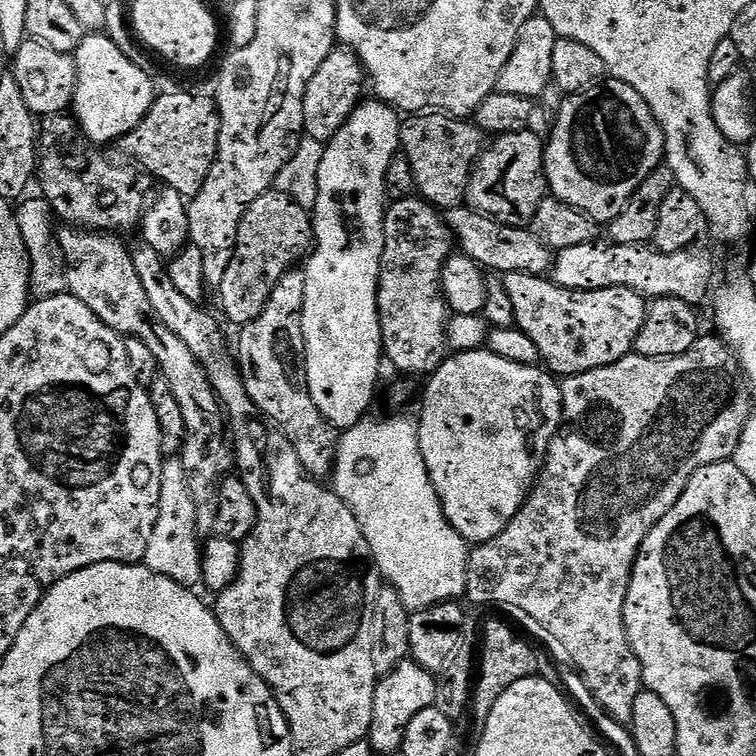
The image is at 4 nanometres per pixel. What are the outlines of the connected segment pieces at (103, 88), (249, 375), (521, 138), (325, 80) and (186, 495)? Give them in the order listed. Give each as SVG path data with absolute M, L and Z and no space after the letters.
M88 34L74 53L76 61L76 89L72 99L71 111L85 141L96 146L108 146L111 140L123 141L146 118L152 108L152 101L158 95L158 89L152 80L105 34Z
M300 270L287 272L278 286L274 286L266 302L266 310L262 310L254 322L239 329L238 367L246 394L250 394L260 415L279 428L290 446L294 446L294 454L298 454L298 462L302 462L309 476L324 482L336 467L338 429L324 417L318 406L314 406L314 398L308 389L302 330L305 290L306 278Z
M532 130L511 132L505 136L495 137L480 153L472 168L472 177L468 183L467 203L476 211L489 216L491 220L497 220L515 228L531 225L532 220L538 214L538 206L542 206L542 202L550 192L548 179L544 173L544 146L545 141L539 140Z
M337 46L332 53L318 66L314 78L306 86L306 94L302 102L304 115L304 136L327 142L348 121L350 114L362 103L366 84L366 69L359 56L351 48Z
M180 474L169 475L162 482L158 522L154 526L154 534L150 534L150 546L146 546L143 567L150 569L154 574L162 574L184 585L185 588L195 589L202 578L201 547L196 530L192 495L188 492L188 481Z

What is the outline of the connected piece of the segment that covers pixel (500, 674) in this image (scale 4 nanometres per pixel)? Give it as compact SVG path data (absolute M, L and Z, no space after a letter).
M485 619L483 621L482 643L478 648L478 675L474 680L470 705L470 716L477 720L477 725L485 724L490 718L490 710L494 710L494 702L498 702L498 698L502 698L502 694L506 694L506 690L510 690L510 686L514 686L514 682L534 678L540 676L541 673L548 678L557 675L557 665L548 662L544 668L545 653L535 643L529 642L523 635L521 636L510 625L503 624L500 620Z

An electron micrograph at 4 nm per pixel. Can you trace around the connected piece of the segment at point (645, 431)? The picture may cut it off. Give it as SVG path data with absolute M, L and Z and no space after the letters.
M701 335L699 340L686 350L686 354L674 358L646 358L629 354L610 366L602 366L598 370L590 370L586 374L567 377L560 384L562 394L562 406L564 418L560 425L560 431L552 439L552 445L548 447L548 456L544 459L544 468L536 477L536 485L528 495L528 500L518 510L518 514L508 523L506 530L498 534L498 538L490 538L490 542L475 545L468 554L468 587L466 596L473 605L486 606L493 604L496 608L512 608L516 616L520 616L522 623L528 627L527 635L535 638L547 651L552 651L551 659L557 665L565 669L572 669L581 676L582 682L590 690L590 694L600 703L610 716L618 723L631 725L634 714L634 698L645 691L642 678L642 666L634 654L634 650L628 641L626 634L626 622L624 621L624 607L626 606L626 594L632 577L632 567L640 553L642 542L650 534L650 530L682 498L690 478L702 466L722 464L731 461L736 454L736 447L740 445L742 430L746 430L746 422L754 411L752 404L753 389L748 387L748 380L744 377L744 371L740 365L740 359L733 352L731 346L719 335Z

